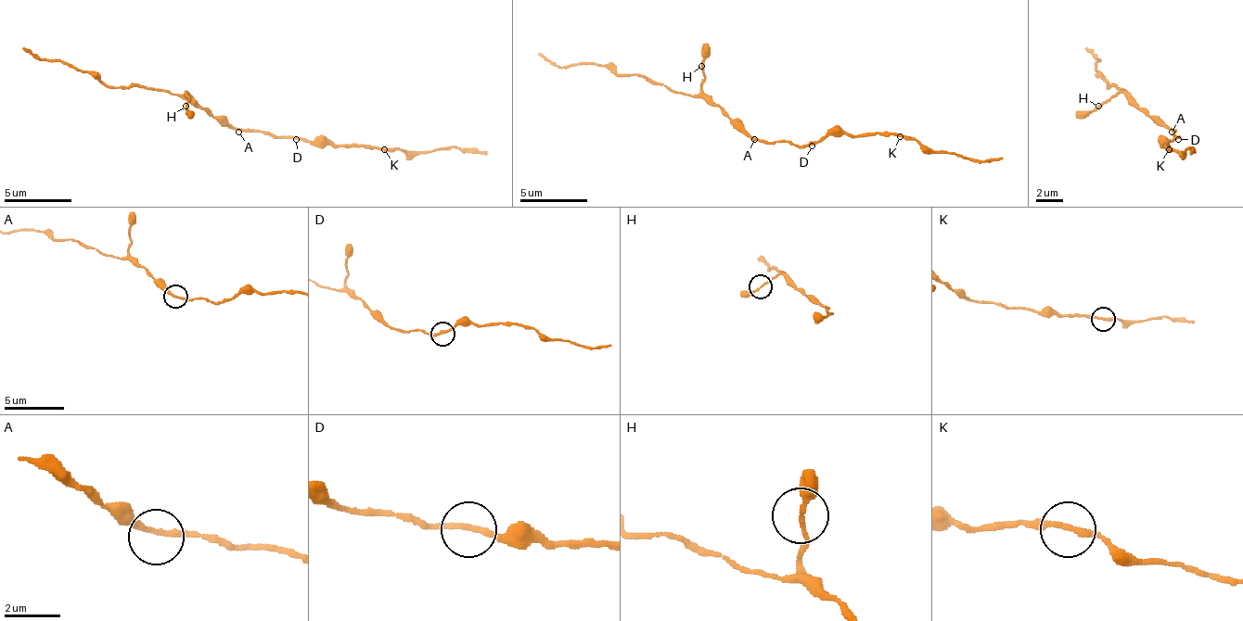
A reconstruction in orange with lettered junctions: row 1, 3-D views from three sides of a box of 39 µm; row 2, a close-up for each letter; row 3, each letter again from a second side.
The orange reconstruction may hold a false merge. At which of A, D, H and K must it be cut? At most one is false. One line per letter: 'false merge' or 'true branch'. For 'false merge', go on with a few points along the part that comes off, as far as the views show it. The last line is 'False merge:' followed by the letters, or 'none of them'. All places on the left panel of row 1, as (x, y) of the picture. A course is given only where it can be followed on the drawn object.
A: true branch
D: true branch
H: true branch
K: false merge; course (383, 148), (420, 152), (467, 148), (488, 156)
False merge: K

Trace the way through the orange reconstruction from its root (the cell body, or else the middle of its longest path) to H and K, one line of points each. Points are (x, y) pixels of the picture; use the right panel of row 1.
H: (1172, 129), (1158, 125), (1121, 92), (1097, 105)
K: (1172, 129), (1178, 135), (1168, 148)

